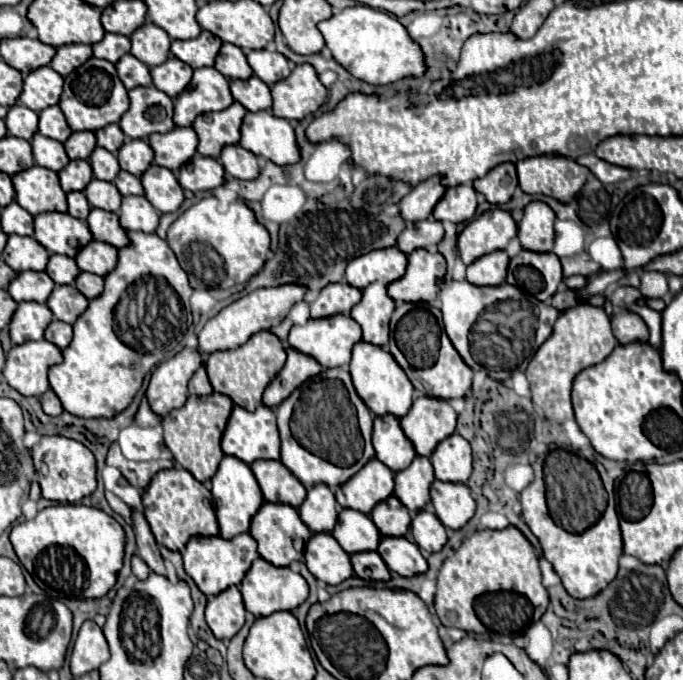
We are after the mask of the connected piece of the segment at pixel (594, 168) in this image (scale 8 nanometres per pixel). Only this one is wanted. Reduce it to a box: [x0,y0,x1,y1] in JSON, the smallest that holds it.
[577,154,631,184]

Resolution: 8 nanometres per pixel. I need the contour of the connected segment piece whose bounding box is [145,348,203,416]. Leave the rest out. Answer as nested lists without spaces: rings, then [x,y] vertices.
[[[185,348],[167,362],[161,362],[151,374],[145,392],[149,408],[157,416],[165,416],[175,408],[181,408],[187,400],[187,382],[201,364],[203,356],[195,348]]]

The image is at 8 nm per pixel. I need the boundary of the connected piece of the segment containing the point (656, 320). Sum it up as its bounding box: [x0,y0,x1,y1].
[629,304,661,348]

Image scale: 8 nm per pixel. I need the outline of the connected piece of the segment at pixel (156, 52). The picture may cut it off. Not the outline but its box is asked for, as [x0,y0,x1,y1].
[129,20,171,68]

